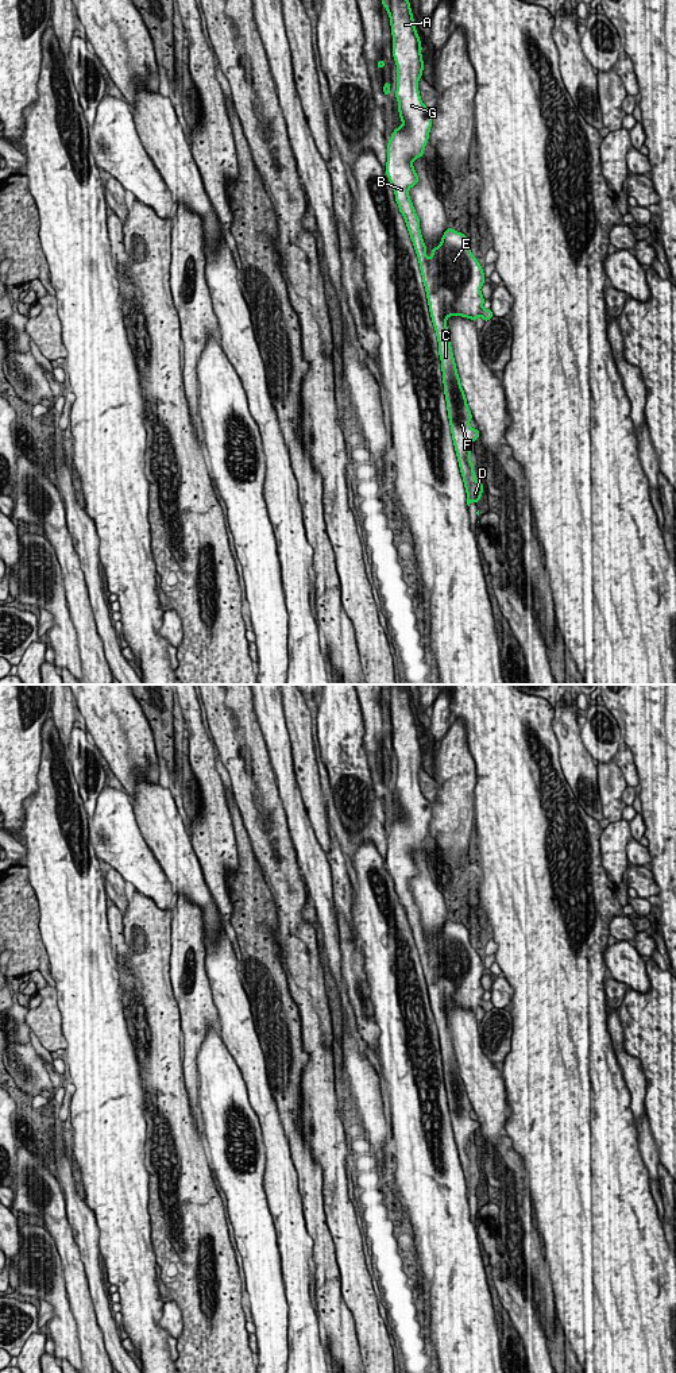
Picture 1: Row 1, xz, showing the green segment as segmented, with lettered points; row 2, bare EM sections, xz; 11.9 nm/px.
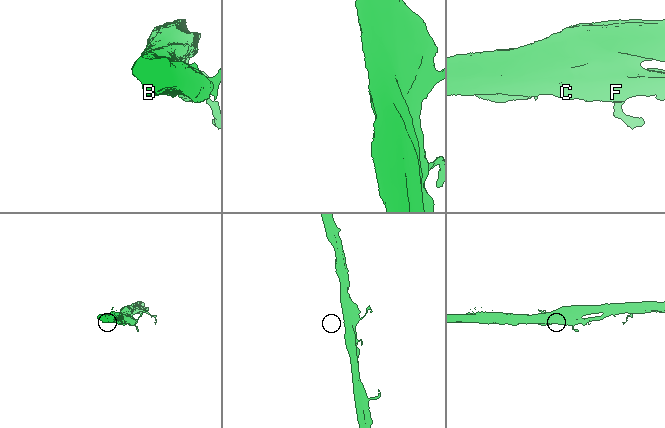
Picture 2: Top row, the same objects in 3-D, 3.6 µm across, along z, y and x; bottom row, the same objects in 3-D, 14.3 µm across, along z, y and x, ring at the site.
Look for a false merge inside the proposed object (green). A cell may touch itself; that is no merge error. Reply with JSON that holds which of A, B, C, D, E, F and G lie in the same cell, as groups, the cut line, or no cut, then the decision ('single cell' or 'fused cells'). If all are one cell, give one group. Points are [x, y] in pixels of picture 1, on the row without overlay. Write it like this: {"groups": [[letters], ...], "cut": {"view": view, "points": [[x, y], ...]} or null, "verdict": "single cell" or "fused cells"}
{"groups": [["A", "B", "C", "E", "F", "G"], ["D"]], "cut": {"view": "xz", "points": [[475, 1171], [470, 1176], [468, 1192]]}, "verdict": "fused cells"}

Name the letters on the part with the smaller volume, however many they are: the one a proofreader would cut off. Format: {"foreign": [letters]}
{"foreign": ["D"]}

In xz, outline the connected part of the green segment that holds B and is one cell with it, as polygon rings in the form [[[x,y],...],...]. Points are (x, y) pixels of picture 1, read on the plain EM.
[[[401,684],[382,686],[382,695],[389,703],[391,716],[393,748],[397,755],[395,788],[402,811],[402,817],[394,821],[387,834],[385,860],[420,953],[430,1008],[439,1031],[452,1130],[470,1197],[470,1176],[476,1172],[474,1156],[470,1152],[470,1134],[478,1131],[480,1125],[470,1116],[472,1106],[456,1061],[447,1010],[455,1006],[476,1014],[478,1007],[487,1013],[494,1006],[491,1000],[483,999],[484,990],[480,979],[486,968],[480,954],[471,945],[470,930],[464,925],[449,918],[440,937],[432,940],[430,949],[426,949],[428,941],[421,927],[420,910],[409,888],[409,880],[418,873],[413,852],[422,848],[432,818],[432,803],[421,792],[418,783],[418,771],[424,760],[422,738],[409,690]]]

